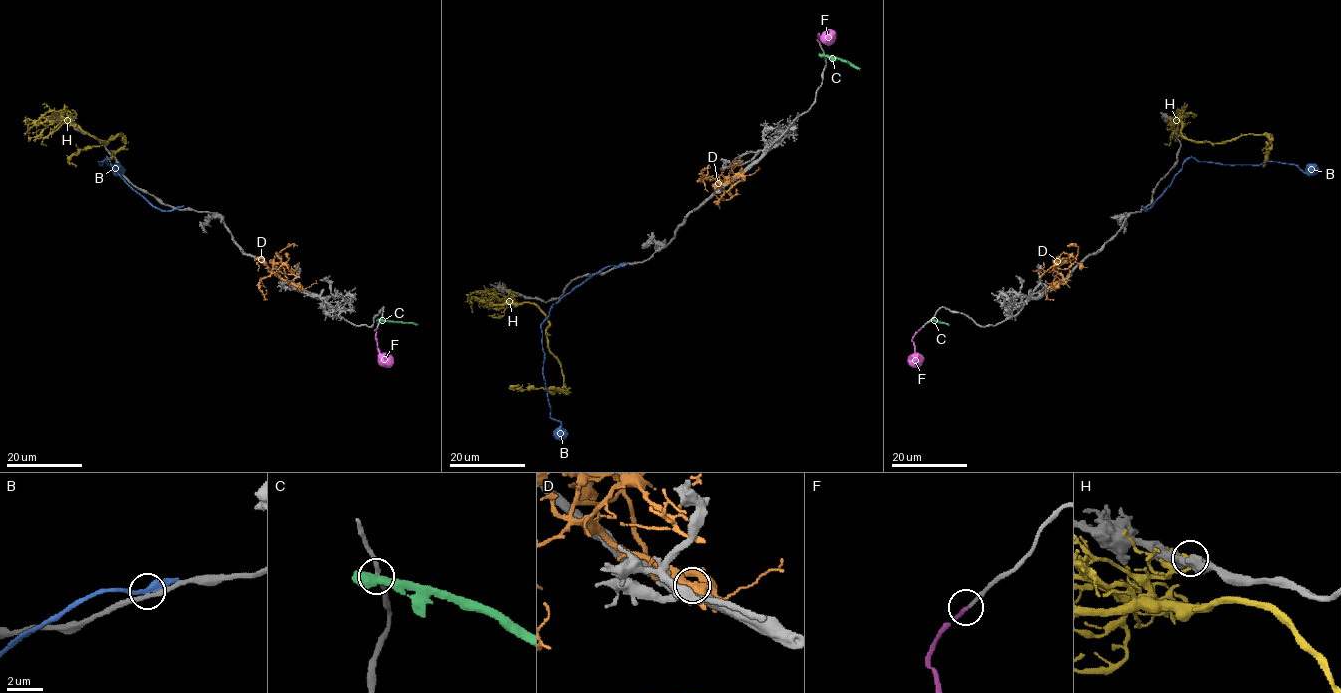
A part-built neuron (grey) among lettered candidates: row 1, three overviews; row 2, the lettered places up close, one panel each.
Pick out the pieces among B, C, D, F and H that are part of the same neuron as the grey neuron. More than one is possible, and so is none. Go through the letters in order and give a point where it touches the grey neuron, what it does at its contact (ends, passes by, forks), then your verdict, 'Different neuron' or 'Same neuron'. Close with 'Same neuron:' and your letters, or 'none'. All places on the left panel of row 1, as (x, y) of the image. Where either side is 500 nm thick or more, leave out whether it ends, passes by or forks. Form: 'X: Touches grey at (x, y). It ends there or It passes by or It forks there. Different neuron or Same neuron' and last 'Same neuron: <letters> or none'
B: Touches grey at (176, 208). It passes by. Different neuron
C: Touches grey at (381, 319). It passes by. Different neuron
D: Touches grey at (297, 286). Different neuron
F: Touches grey at (376, 329). It ends there. Same neuron
H: Touches grey at (75, 125). Different neuron
Same neuron: F

